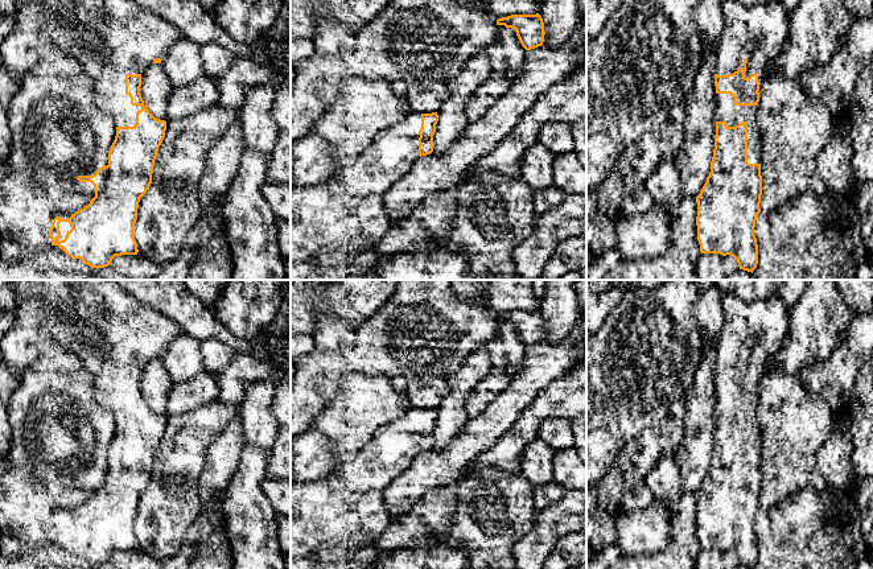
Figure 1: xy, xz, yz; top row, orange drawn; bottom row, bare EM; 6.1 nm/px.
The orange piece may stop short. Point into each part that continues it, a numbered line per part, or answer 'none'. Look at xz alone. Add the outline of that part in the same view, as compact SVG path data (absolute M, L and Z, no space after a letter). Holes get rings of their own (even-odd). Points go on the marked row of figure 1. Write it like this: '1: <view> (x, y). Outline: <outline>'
1: xz (394, 151). Outline: M409 112L399 123L382 129L371 145L341 170L339 178L349 191L354 197L383 197L420 158L420 128L421 114Z

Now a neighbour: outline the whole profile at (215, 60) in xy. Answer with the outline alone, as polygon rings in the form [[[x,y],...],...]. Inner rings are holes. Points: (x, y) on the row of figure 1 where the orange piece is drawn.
[[[210,42],[201,46],[201,61],[203,74],[214,78],[225,74],[232,66],[235,55],[230,50]]]

